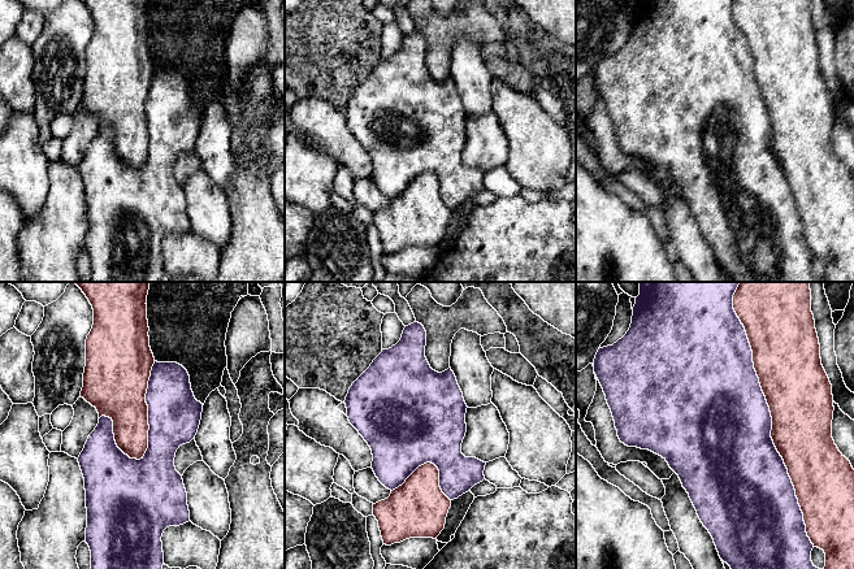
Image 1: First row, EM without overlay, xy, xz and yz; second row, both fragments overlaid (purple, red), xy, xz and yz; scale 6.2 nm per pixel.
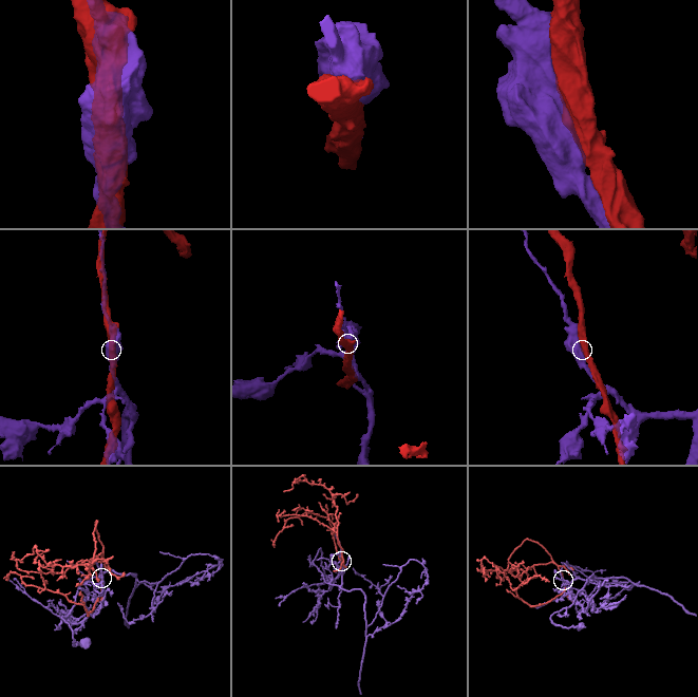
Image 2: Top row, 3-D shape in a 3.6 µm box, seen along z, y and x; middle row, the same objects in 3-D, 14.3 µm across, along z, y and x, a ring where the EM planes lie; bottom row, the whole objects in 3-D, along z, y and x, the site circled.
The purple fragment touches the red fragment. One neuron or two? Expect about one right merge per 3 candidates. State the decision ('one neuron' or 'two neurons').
two neurons

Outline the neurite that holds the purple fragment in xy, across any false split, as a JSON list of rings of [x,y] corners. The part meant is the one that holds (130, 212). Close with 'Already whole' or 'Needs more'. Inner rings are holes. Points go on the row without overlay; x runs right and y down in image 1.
[[[155,70],[146,103],[148,157],[140,169],[130,168],[116,153],[113,130],[101,125],[78,171],[84,187],[90,282],[160,282],[164,274],[161,246],[166,236],[190,230],[187,201],[175,179],[177,158],[199,138],[203,113],[194,105],[187,79],[177,71]]]. Already whole

